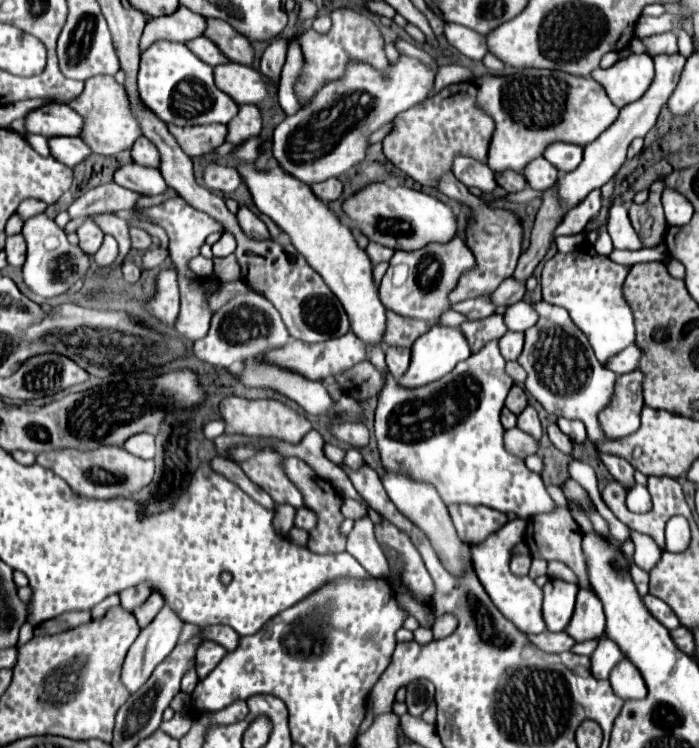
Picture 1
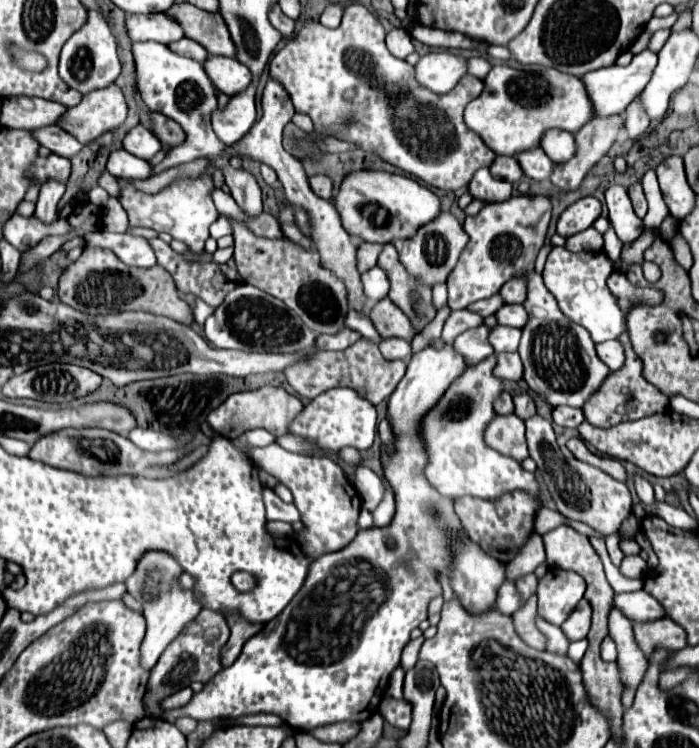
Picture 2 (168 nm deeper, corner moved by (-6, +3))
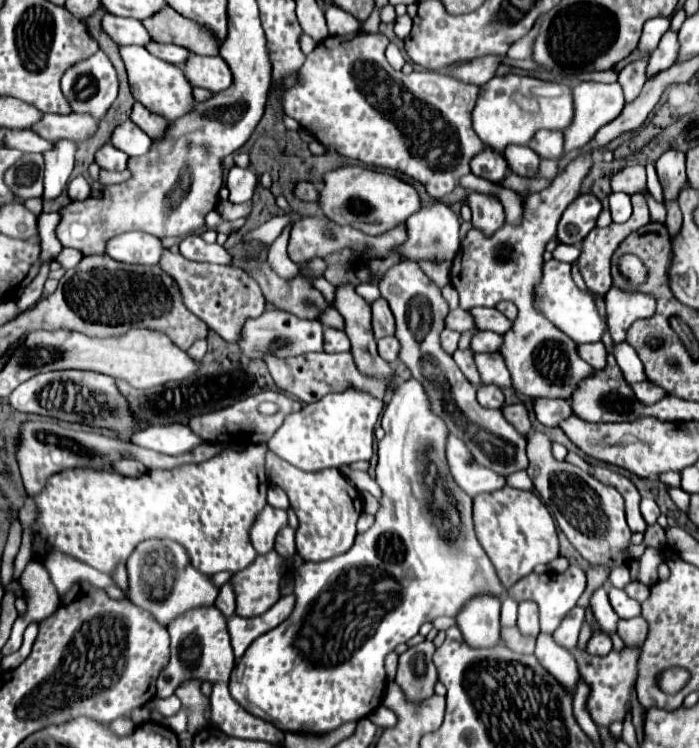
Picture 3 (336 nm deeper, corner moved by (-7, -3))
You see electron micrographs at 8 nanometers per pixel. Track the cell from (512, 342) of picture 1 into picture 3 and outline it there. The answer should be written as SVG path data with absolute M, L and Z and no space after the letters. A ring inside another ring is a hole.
M475 331L471 337L471 349L475 353L491 353L491 351L499 351L503 343L503 337L493 333L493 331Z

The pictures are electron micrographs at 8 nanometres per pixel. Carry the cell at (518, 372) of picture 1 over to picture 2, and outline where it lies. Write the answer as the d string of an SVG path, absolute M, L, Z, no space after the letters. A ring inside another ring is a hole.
M498 353L498 365L494 367L494 375L512 381L520 381L522 379L522 361L518 353Z

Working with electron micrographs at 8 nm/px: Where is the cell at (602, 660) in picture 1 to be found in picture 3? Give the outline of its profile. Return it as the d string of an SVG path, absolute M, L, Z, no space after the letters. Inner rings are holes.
M595 631L587 641L587 653L591 655L607 655L613 649L611 639L603 631Z

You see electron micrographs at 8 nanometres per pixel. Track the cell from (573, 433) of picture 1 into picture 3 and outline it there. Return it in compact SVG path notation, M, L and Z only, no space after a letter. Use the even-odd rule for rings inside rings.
M535 399L533 409L539 423L547 427L557 427L559 421L567 419L573 413L571 405L565 399Z

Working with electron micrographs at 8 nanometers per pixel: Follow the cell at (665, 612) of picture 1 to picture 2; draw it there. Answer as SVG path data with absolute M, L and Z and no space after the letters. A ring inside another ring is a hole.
M644 589L630 591L630 593L618 593L614 597L614 605L632 621L650 623L650 621L658 621L666 617L662 603L650 597L650 593L646 593Z

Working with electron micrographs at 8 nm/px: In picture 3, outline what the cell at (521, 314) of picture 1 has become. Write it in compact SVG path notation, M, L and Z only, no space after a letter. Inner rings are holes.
M473 307L469 309L471 313L475 313L475 327L477 329L487 329L487 331L495 331L499 335L503 335L505 331L511 329L511 321L507 317L503 317L503 313L499 313L497 309L489 309L489 307Z

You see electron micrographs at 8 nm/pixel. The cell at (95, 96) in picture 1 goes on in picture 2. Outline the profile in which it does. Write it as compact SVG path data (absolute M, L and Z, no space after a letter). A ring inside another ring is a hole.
M108 85L106 89L94 89L84 95L84 99L68 109L68 113L58 121L62 129L74 135L82 143L98 139L102 133L116 129L126 121L128 105L122 89L118 85Z

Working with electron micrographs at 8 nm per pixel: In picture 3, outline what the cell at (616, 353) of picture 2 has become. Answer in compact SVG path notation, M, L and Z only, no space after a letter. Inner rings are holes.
M601 341L599 343L585 343L585 345L579 345L579 357L585 363L591 363L591 367L595 367L595 369L603 369L605 359L607 359L607 351Z

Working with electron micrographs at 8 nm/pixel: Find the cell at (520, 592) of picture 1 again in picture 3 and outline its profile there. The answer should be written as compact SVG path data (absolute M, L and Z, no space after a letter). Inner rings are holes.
M539 635L537 647L535 647L535 657L555 679L559 679L559 683L563 683L571 691L571 697L573 697L575 683L579 681L579 671L577 671L577 663L575 663L573 653L559 647L551 639L551 635Z

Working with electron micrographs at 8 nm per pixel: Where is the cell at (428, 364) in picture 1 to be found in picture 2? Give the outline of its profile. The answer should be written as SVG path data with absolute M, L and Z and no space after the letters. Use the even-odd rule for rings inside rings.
M444 343L442 347L428 345L428 347L424 347L422 351L418 351L418 353L412 355L412 359L410 359L410 363L408 363L406 375L402 377L402 381L398 383L396 391L394 391L394 393L390 395L390 399L388 399L388 415L390 415L388 419L390 419L390 425L392 425L392 429L394 429L394 433L396 433L396 447L398 447L394 455L390 455L390 457L384 455L384 457L382 457L384 477L386 477L386 481L390 483L390 487L392 487L392 491L394 491L394 497L396 497L396 515L394 515L392 523L390 523L388 527L384 527L384 529L372 527L372 529L360 531L360 533L356 535L356 539L354 539L350 545L346 545L344 549L334 551L334 553L326 553L326 555L318 557L318 559L310 565L310 573L308 573L308 577L306 577L306 585L298 591L298 597L294 597L294 601L290 601L290 605L286 605L286 609L284 609L274 621L268 621L268 623L264 625L262 637L260 637L260 631L258 631L254 637L250 637L250 639L244 643L244 649L242 649L240 657L238 657L230 667L226 667L226 669L222 669L220 673L216 673L216 675L204 685L204 689L202 689L200 693L194 693L194 697L190 699L188 705L184 705L184 707L180 707L180 709L174 709L174 711L166 711L162 719L174 723L174 719L178 719L178 717L192 717L192 719L196 719L196 721L206 721L206 719L240 717L240 715L250 715L250 713L274 713L274 715L278 715L286 725L290 725L294 731L312 731L312 729L316 729L316 727L322 727L322 725L328 725L328 723L338 723L338 721L358 721L358 723L362 723L362 721L370 719L370 717L380 709L380 701L384 699L386 689L388 689L390 673L400 665L400 655L402 655L402 649L404 649L404 647L408 645L408 641L410 641L410 631L412 631L414 627L418 627L418 625L426 619L430 599L442 593L440 583L434 579L434 571L446 571L446 569L448 569L446 565L450 563L450 547L448 547L448 533L446 533L446 527L460 529L460 531L464 533L464 529L462 529L462 525L460 525L460 521L458 521L458 517L456 517L456 513L454 513L454 509L452 509L452 499L442 497L442 495L426 481L426 477L424 477L424 473L422 473L422 471L424 471L424 465L426 465L426 453L424 453L424 449L422 449L424 445L422 445L422 439L420 439L420 433L418 433L418 429L420 429L420 421L418 421L418 419L424 417L424 413L426 413L428 409L432 409L432 405L436 405L436 401L442 397L442 393L448 389L448 385L450 385L458 375L462 375L464 369L466 369L466 359L464 359L456 349L452 349L450 343ZM428 507L434 507L436 511L440 511L440 517L428 515ZM338 673L344 673L344 681L336 679Z

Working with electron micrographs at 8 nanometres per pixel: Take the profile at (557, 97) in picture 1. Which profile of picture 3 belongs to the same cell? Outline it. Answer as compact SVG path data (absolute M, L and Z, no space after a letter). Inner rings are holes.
M511 73L505 77L493 77L487 85L479 87L479 99L473 109L473 129L487 147L503 151L507 145L527 145L539 129L563 131L569 127L573 119L571 89L563 87L563 93L557 97L537 97L531 93L535 85L543 85L543 81Z

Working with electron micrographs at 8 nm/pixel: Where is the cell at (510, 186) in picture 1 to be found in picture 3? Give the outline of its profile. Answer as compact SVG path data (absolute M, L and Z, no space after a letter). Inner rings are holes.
M485 147L479 155L475 155L475 159L471 159L471 171L477 177L497 183L507 175L509 167L507 167L507 161L503 159L503 155L499 155L497 151L491 151L491 147Z

